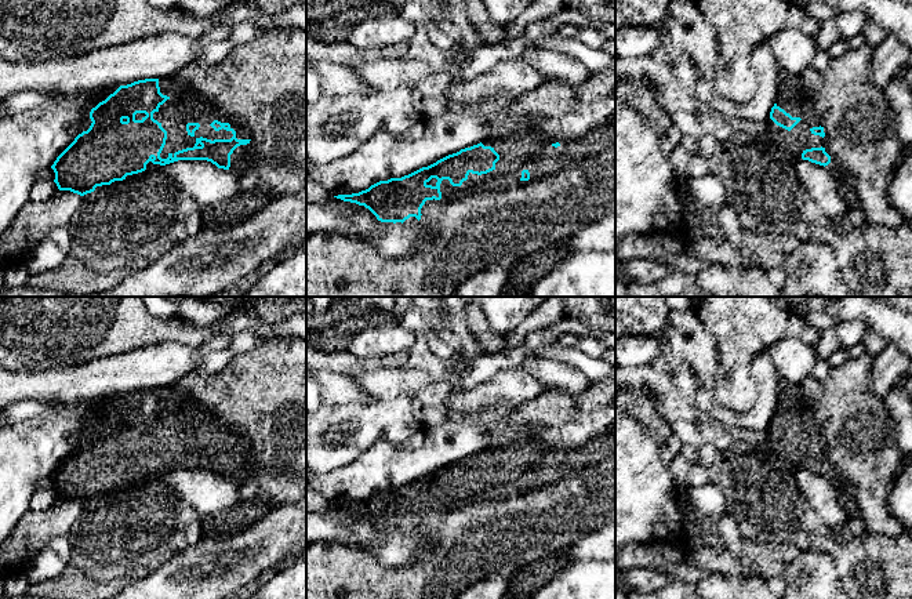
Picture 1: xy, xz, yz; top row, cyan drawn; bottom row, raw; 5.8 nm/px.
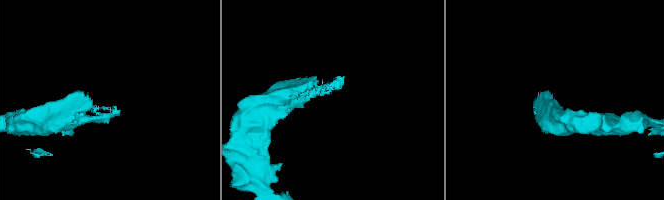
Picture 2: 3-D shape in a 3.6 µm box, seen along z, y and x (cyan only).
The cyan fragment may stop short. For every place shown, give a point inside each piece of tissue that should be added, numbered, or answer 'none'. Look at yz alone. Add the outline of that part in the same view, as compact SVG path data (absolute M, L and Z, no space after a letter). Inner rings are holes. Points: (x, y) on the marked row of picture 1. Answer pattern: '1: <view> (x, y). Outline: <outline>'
1: yz (792, 97). Outline: M781 70L775 104L792 117L802 119L791 131L777 126L770 117L764 121L770 141L788 159L796 163L806 149L825 148L825 138L810 131L813 127L820 127L820 116L814 113L814 105L809 102L809 90L799 75Z

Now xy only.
1: xy (182, 108). Outline: M159 79L159 87L160 92L168 97L153 113L153 119L167 131L166 145L160 153L161 159L167 159L170 153L174 157L175 152L193 148L200 137L211 141L230 139L233 137L232 131L224 128L215 131L210 126L214 120L229 123L230 128L236 131L235 137L237 139L251 139L254 137L254 131L248 130L243 120L235 120L226 115L214 115L193 92L186 92L175 80ZM188 123L200 124L193 137L186 131Z

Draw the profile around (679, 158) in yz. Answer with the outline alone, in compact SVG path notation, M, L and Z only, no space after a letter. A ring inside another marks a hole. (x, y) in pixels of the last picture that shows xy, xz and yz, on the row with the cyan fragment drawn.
M675 145L669 155L671 166L675 171L677 181L684 181L690 177L691 153L682 145Z

